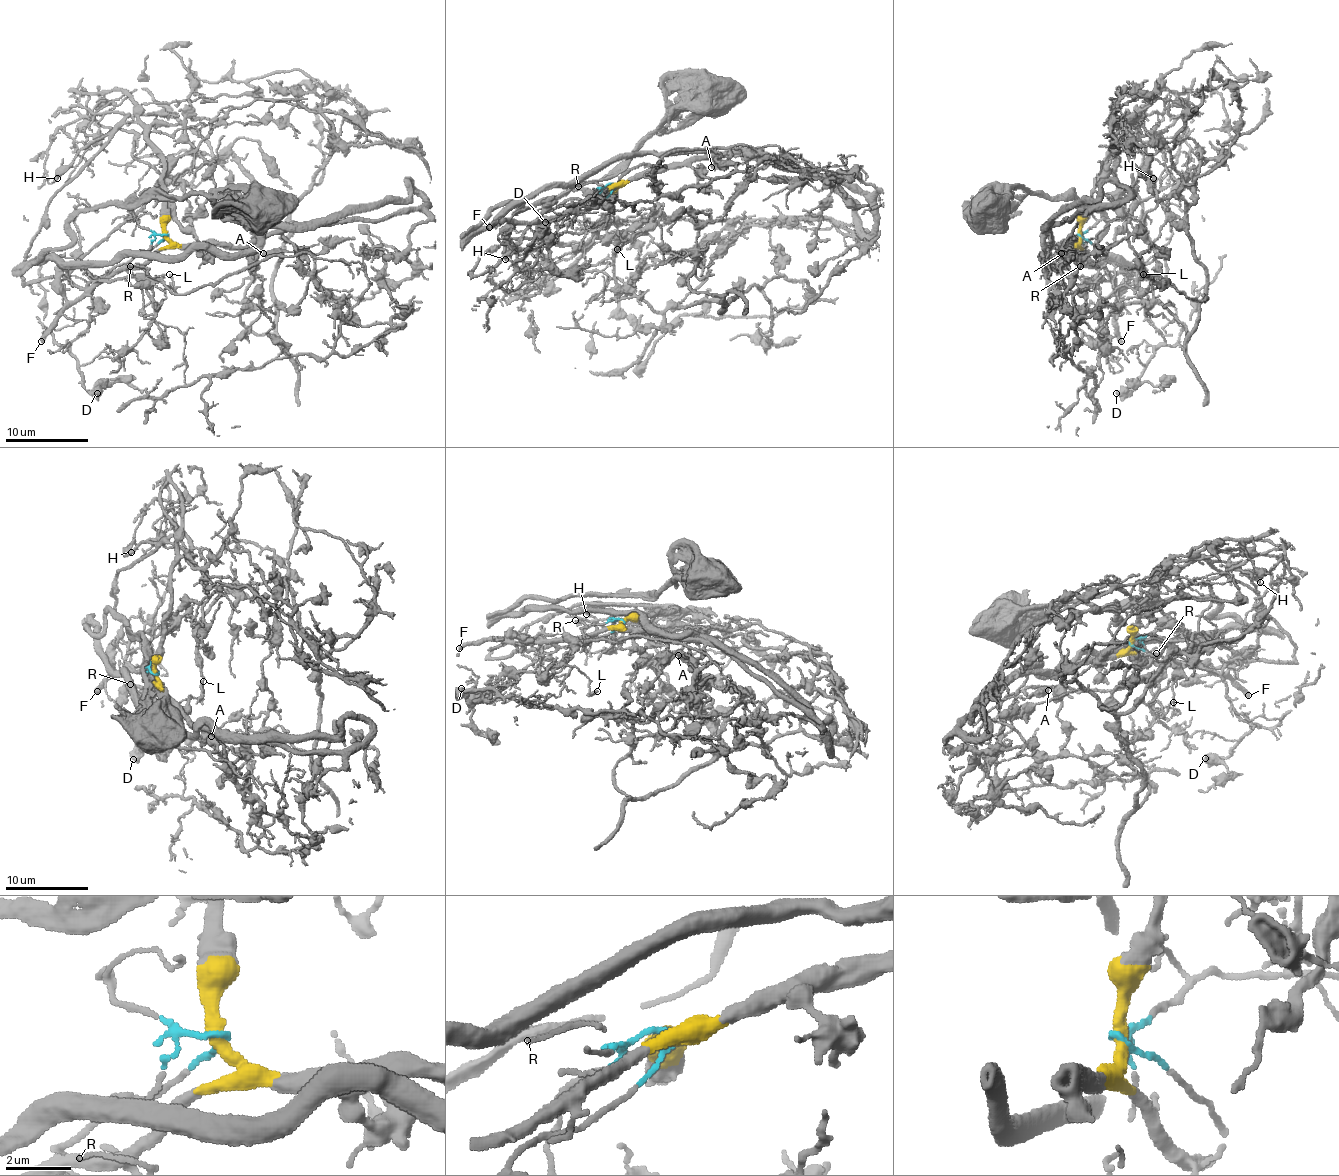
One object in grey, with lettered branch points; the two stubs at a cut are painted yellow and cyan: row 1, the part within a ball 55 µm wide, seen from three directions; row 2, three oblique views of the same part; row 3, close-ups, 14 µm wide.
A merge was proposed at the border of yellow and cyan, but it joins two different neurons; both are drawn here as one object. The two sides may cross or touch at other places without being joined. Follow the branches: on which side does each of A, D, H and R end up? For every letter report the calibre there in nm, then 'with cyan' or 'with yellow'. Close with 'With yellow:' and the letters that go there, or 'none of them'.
A: 400 nm | with yellow
D: 650 nm | with cyan
H: 110 nm | with yellow
R: 70 nm | with yellow
With yellow: A, H, R

